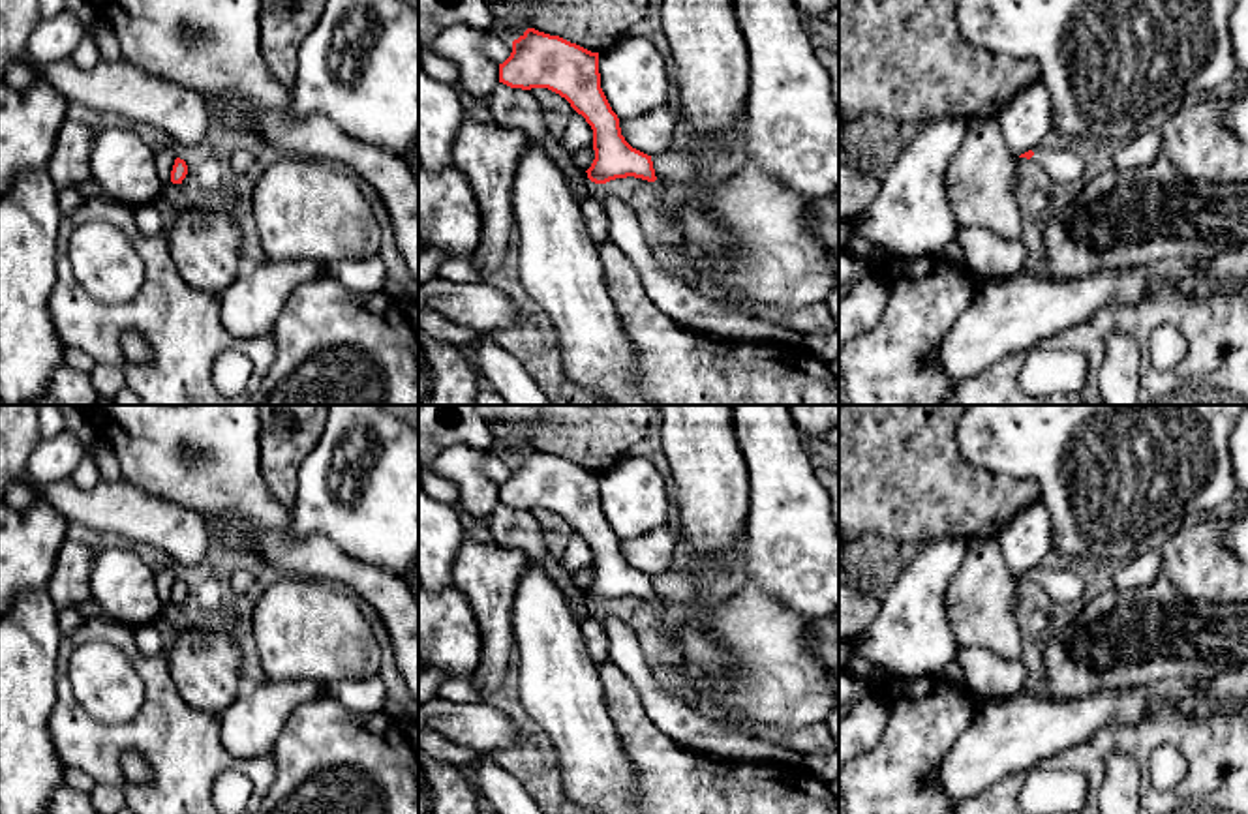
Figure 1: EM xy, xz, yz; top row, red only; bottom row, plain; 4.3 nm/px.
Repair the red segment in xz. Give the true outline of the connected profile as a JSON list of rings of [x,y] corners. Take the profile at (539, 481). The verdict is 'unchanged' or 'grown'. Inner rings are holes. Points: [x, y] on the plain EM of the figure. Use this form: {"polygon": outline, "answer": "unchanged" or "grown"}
{"polygon": [[[527,448],[512,461],[510,476],[499,484],[499,503],[510,508],[548,508],[565,518],[593,550],[595,580],[586,591],[595,604],[616,598],[655,602],[651,576],[632,568],[621,555],[599,493],[599,473],[559,456]]], "answer": "unchanged"}

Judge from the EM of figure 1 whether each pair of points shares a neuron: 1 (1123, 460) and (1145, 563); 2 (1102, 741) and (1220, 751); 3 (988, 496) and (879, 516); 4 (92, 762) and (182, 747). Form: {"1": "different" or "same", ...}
{"1": "different", "2": "same", "3": "same", "4": "same"}

